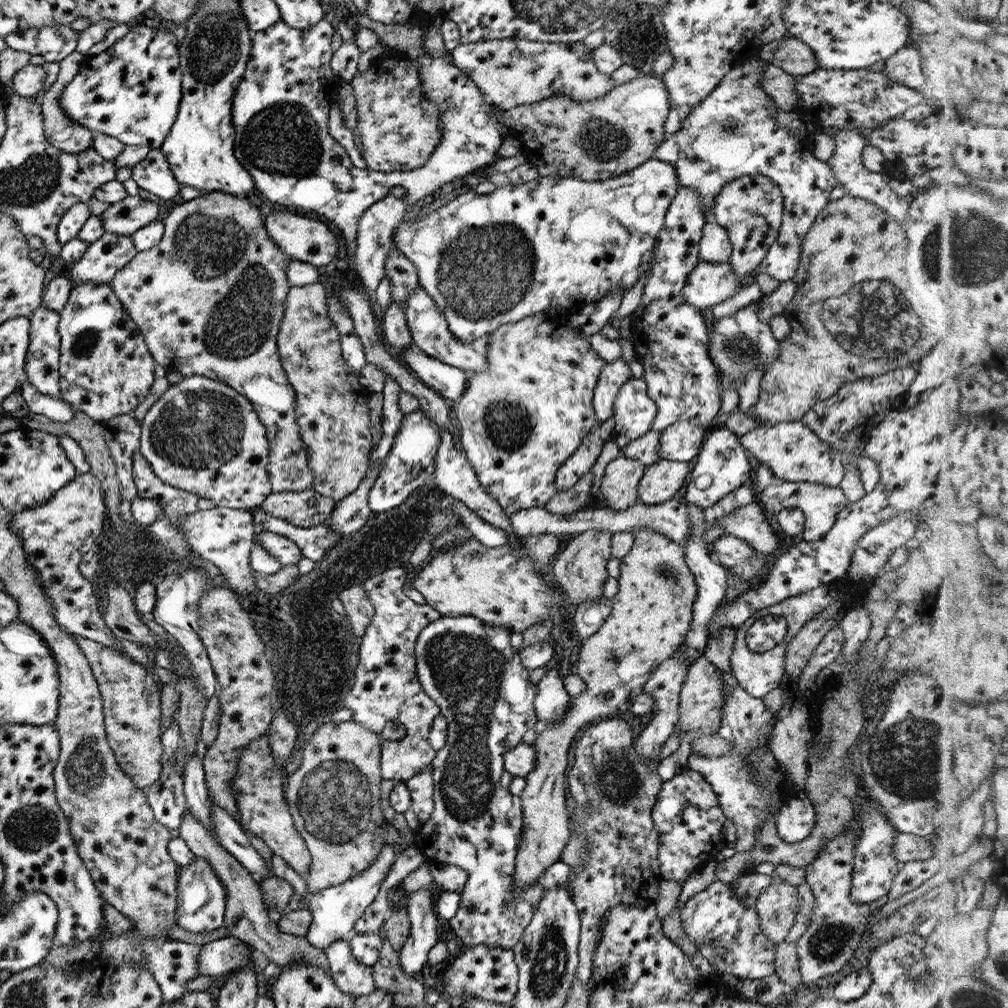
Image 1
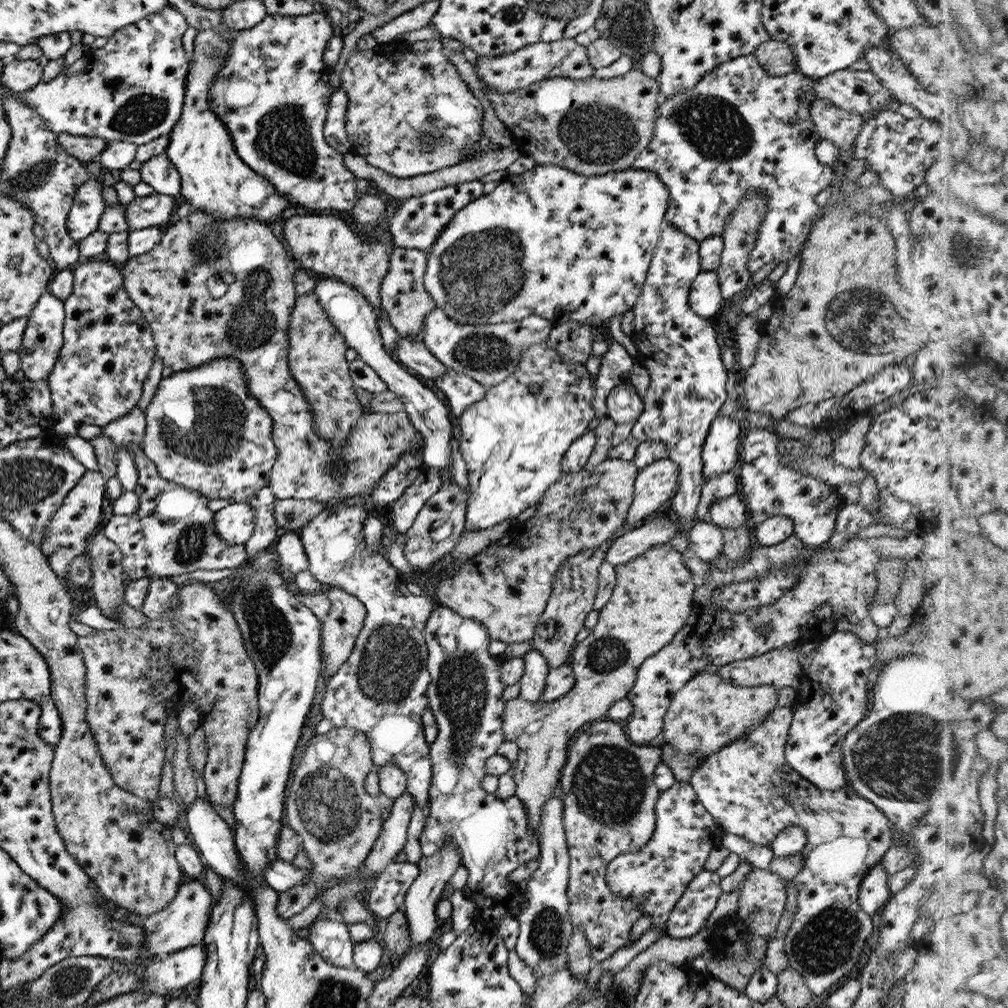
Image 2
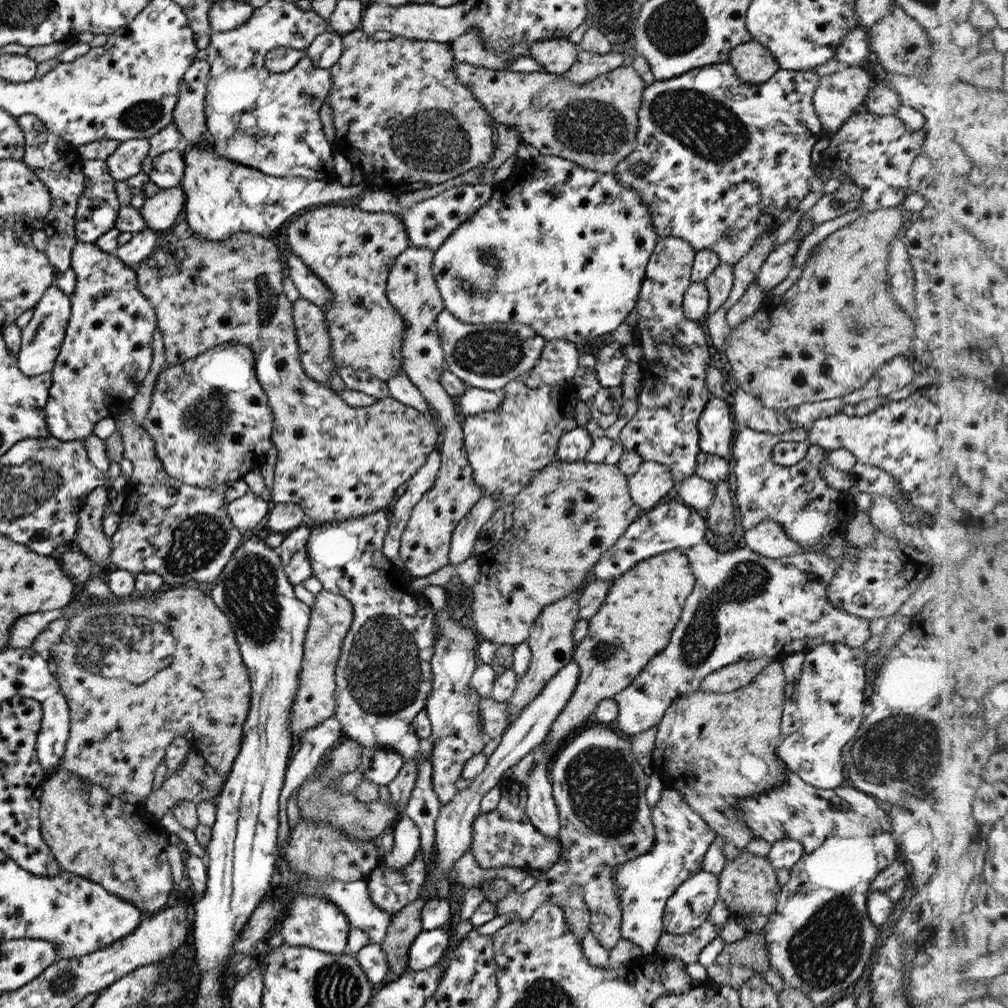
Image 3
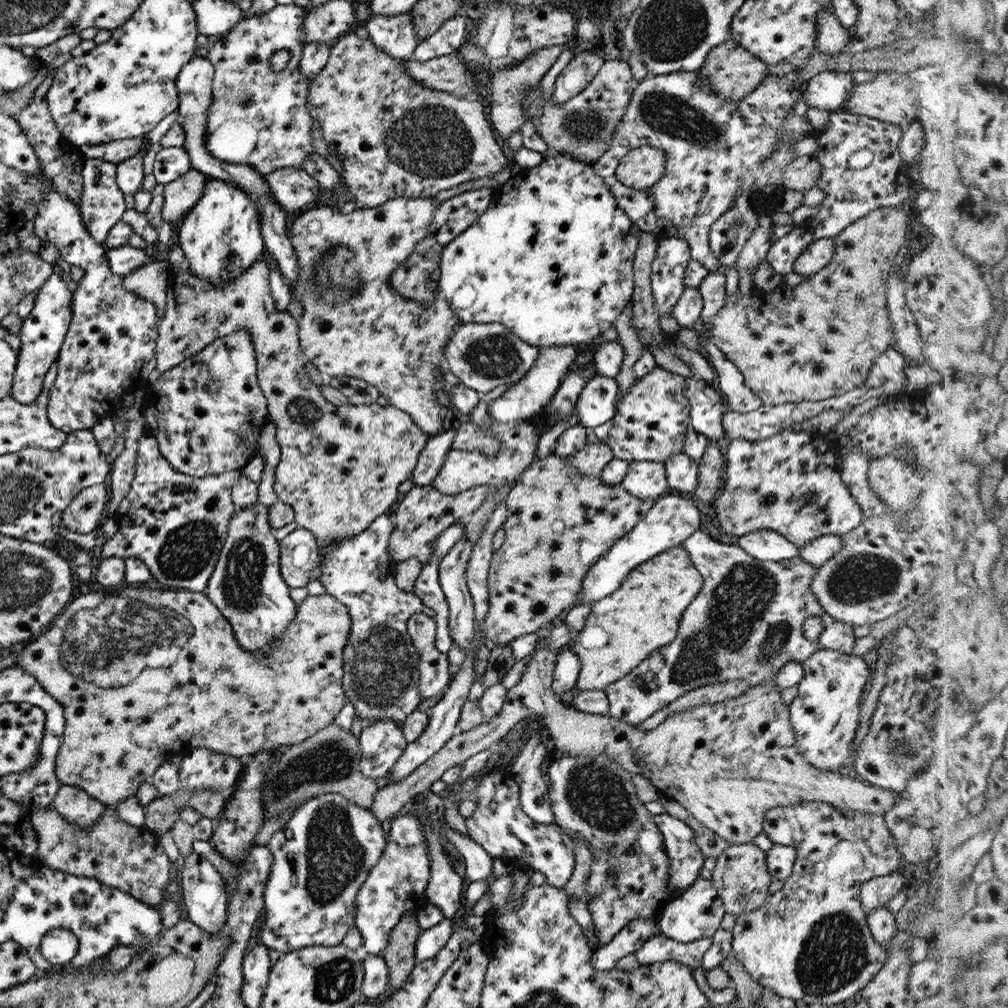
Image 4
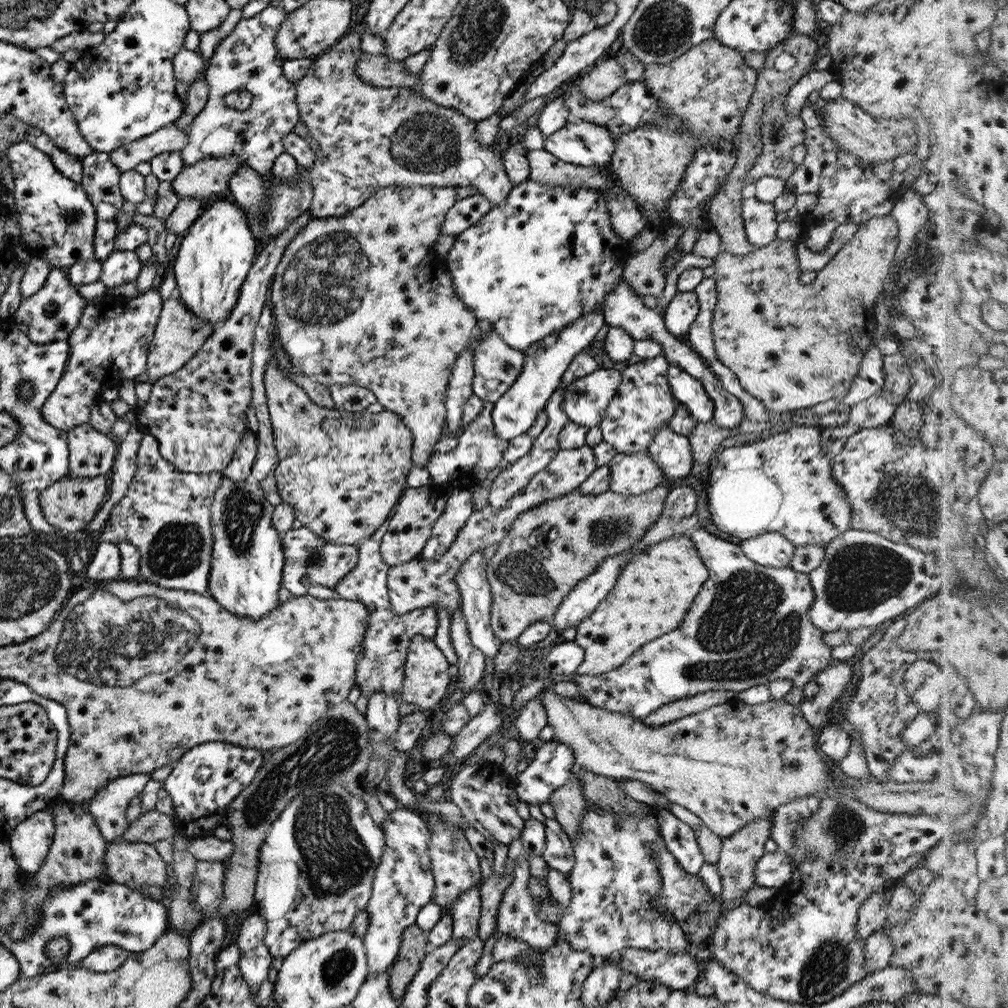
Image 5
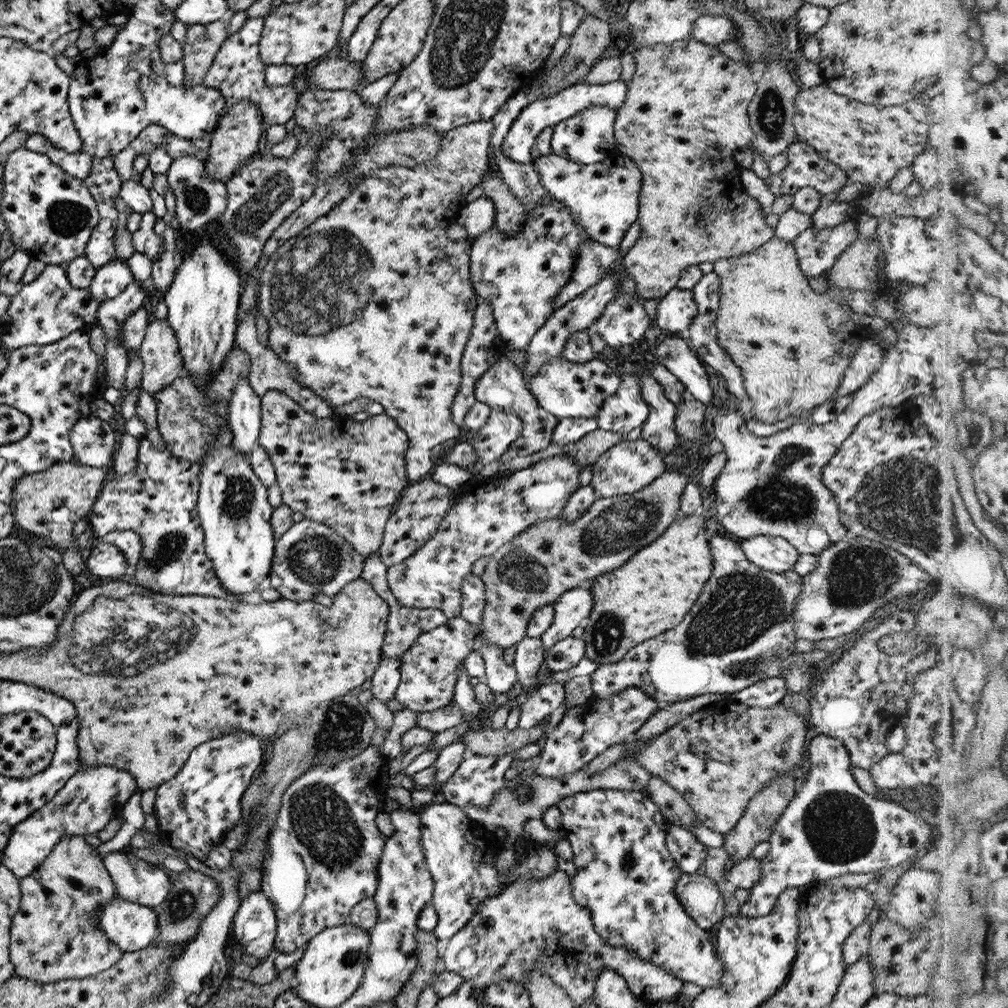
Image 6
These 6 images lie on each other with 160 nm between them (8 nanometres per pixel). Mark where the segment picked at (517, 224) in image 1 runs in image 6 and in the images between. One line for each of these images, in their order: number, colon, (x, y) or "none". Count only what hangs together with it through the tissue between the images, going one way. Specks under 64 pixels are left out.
2: (549, 242)
3: (562, 249)
4: (550, 258)
5: (547, 254)
6: (519, 276)

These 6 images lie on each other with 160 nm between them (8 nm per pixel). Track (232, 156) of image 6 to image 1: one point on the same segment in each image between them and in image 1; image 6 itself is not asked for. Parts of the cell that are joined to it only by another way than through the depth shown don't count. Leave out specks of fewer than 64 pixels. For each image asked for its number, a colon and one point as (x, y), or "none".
1: (124, 217)
2: (142, 212)
3: (161, 211)
4: (179, 195)
5: (209, 177)

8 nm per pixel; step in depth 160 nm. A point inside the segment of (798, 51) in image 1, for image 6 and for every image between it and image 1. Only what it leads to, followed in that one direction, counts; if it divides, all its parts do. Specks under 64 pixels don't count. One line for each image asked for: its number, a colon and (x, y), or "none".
2: (777, 60)
3: (753, 64)
4: (732, 72)
5: (707, 88)
6: (684, 114)

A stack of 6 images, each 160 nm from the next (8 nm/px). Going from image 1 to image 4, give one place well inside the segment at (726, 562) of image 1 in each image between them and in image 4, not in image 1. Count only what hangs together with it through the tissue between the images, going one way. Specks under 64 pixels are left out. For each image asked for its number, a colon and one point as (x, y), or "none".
2: (705, 539)
3: (672, 526)
4: (672, 519)

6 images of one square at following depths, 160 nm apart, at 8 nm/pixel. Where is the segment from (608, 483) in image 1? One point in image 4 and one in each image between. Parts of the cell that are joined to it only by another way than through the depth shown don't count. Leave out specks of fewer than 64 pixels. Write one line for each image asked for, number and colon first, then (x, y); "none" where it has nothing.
2: (504, 587)
3: (570, 513)
4: (559, 523)

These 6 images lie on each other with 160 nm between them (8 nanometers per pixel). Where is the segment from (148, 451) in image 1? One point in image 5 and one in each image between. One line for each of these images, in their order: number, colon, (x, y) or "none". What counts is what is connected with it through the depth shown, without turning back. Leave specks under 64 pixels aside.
2: (203, 430)
3: (209, 420)
4: (206, 413)
5: (197, 413)

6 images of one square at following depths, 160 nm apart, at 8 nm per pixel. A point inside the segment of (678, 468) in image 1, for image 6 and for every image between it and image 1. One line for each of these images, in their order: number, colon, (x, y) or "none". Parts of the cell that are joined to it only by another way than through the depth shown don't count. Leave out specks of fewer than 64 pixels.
2: (654, 484)
3: (650, 482)
4: (644, 479)
5: (633, 473)
6: (625, 468)

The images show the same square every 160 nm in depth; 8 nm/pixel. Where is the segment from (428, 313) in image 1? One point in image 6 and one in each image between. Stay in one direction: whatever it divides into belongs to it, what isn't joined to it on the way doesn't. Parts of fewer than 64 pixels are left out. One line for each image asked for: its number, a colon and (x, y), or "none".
2: (487, 353)
3: (488, 356)
4: (481, 356)
5: (495, 366)
6: (501, 386)

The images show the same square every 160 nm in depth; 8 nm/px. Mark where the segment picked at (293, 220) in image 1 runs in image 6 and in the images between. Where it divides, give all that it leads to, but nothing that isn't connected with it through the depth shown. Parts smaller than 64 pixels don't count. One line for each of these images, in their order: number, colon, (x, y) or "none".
2: (319, 243)
3: (350, 250)
4: (352, 323)
5: (353, 303)
6: (408, 359)

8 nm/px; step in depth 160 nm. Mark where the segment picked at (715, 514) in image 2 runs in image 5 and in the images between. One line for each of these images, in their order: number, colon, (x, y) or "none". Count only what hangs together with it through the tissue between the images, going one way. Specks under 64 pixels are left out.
3: (696, 493)
4: (681, 472)
5: (671, 452)

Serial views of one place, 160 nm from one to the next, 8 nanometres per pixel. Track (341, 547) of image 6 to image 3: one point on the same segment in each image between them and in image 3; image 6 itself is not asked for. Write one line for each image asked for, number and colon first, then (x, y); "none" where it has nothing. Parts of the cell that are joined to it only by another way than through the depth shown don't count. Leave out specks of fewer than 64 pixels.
3: (292, 554)
4: (299, 558)
5: (307, 558)

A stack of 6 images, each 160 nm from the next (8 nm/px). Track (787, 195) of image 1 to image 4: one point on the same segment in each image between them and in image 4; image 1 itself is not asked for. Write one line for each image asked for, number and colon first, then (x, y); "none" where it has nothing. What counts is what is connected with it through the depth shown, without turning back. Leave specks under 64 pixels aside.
2: (739, 129)
3: (706, 137)
4: (711, 146)

